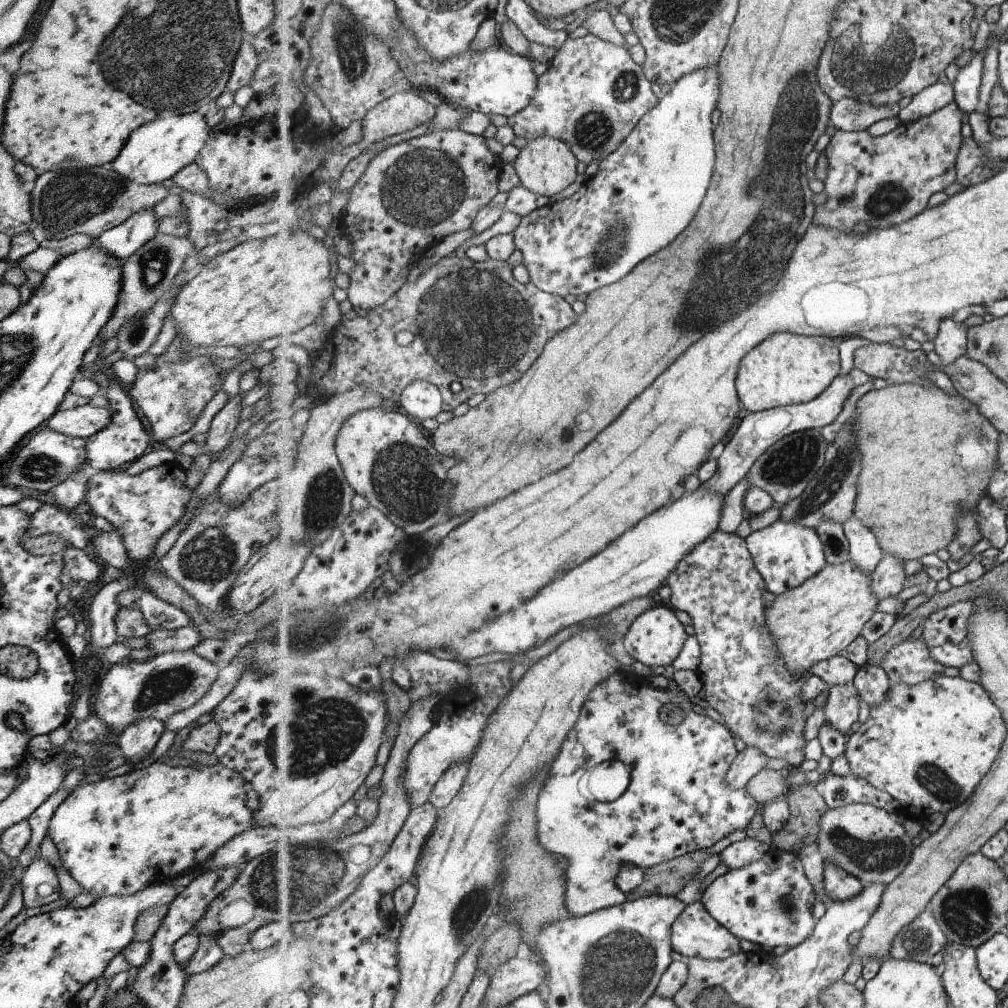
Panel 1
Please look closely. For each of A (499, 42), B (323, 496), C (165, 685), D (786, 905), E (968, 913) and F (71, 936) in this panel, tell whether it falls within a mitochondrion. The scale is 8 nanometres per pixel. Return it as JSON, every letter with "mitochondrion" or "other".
{"A":"other","B":"mitochondrion","C":"mitochondrion","D":"mitochondrion","E":"mitochondrion","F":"other"}

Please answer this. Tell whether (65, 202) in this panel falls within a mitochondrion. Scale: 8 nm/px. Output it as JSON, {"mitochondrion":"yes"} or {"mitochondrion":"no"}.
{"mitochondrion":"yes"}

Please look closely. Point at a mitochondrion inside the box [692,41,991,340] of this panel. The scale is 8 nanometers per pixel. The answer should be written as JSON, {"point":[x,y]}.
{"point":[890,197]}

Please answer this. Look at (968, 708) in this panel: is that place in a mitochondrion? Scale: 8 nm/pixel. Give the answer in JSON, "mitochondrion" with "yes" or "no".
{"mitochondrion":"no"}

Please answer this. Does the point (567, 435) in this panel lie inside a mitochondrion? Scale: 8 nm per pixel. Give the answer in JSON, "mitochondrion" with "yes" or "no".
{"mitochondrion":"yes"}

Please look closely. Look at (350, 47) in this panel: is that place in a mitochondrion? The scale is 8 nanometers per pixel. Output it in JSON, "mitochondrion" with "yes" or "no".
{"mitochondrion":"yes"}

